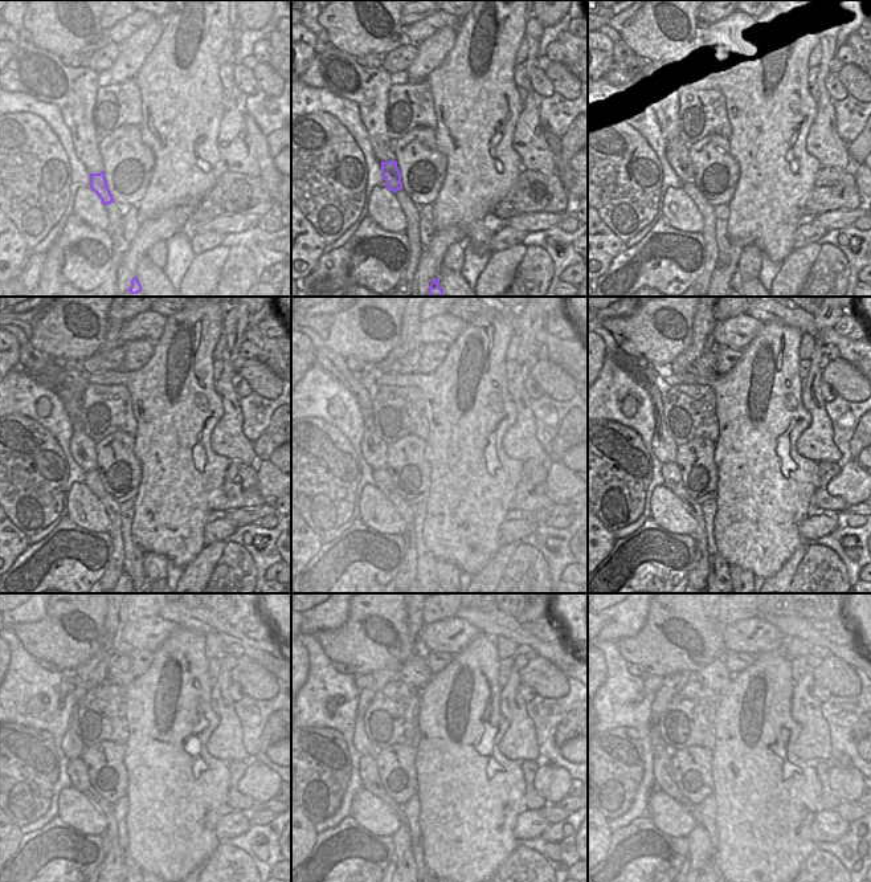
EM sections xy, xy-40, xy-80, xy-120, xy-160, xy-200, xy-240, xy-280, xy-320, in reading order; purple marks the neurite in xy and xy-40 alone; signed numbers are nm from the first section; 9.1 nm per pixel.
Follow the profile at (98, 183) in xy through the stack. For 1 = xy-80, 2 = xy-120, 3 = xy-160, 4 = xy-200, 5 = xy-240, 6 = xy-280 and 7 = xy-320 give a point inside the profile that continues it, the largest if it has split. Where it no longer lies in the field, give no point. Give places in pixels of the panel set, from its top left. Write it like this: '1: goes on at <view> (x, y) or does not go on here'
1: goes on at xy-80 (677, 152)
2: goes on at xy-120 (82, 448)
3: goes on at xy-160 (373, 449)
4: goes on at xy-200 (665, 448)
5: goes on at xy-240 (72, 746)
6: goes on at xy-280 (362, 742)
7: goes on at xy-320 (657, 742)

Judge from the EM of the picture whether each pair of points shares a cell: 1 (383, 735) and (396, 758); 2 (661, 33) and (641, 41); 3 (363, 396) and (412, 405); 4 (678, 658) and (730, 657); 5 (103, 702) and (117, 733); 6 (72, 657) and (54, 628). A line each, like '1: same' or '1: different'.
1: different
2: same
3: different
4: different
5: same
6: same

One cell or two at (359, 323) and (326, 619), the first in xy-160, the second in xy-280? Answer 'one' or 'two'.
two

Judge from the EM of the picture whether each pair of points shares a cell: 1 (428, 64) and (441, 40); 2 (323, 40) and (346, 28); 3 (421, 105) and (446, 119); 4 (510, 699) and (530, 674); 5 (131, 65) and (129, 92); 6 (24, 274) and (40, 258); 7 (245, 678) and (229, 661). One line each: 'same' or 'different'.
1: same
2: different
3: different
4: different
5: different
6: same
7: different

